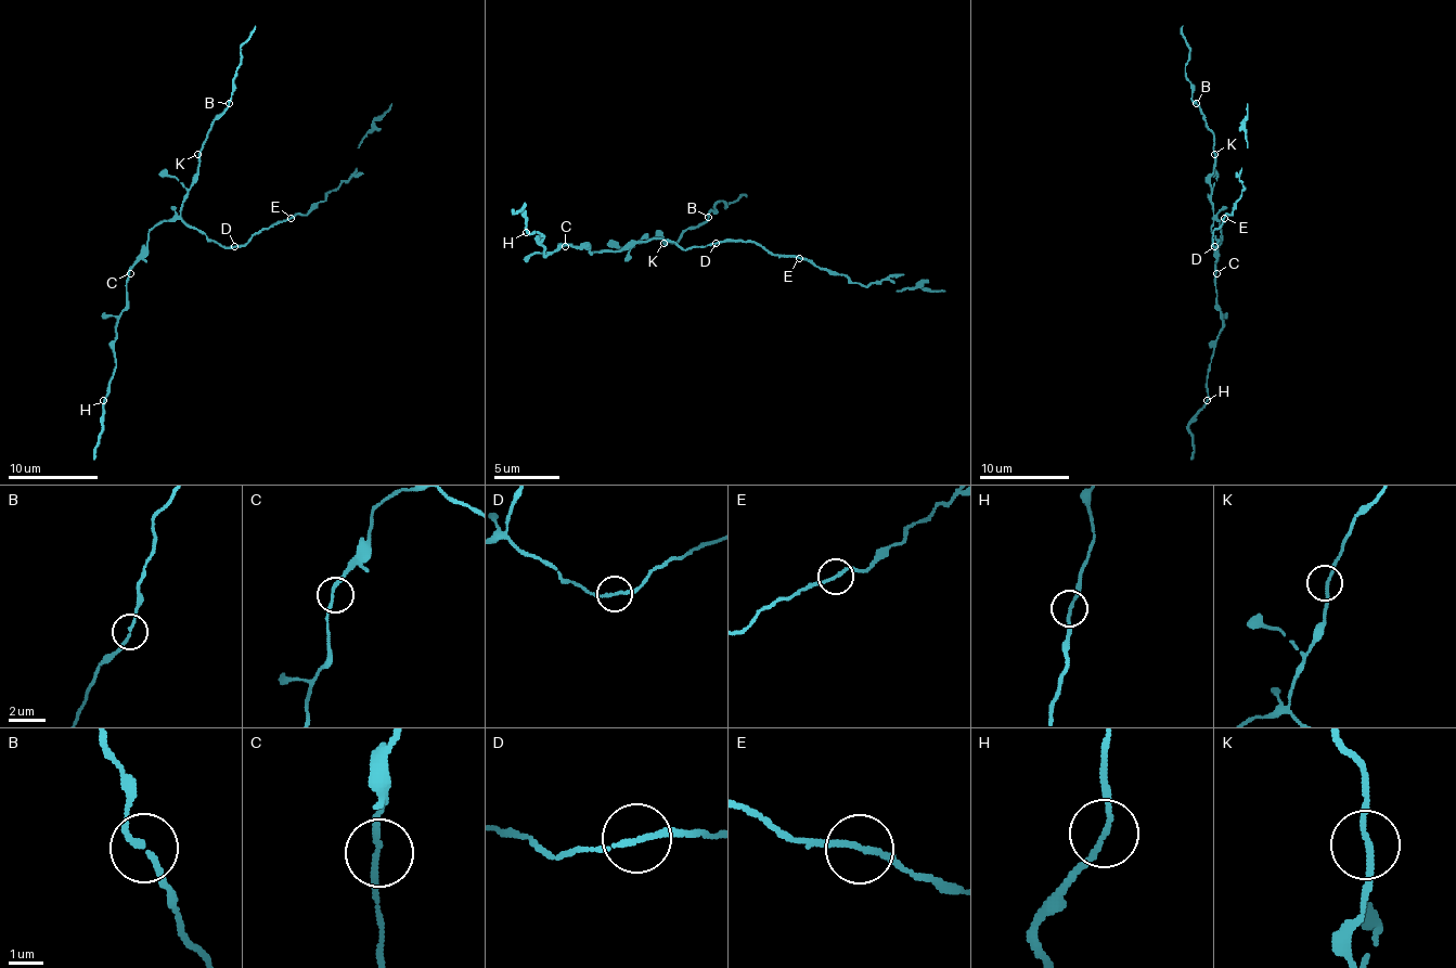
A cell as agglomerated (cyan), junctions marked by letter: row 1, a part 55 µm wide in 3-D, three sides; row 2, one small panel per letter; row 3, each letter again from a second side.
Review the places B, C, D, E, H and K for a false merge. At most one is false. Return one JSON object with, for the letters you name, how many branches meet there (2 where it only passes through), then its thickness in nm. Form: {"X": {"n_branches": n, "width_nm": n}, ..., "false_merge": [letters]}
{"false_merge": []}

